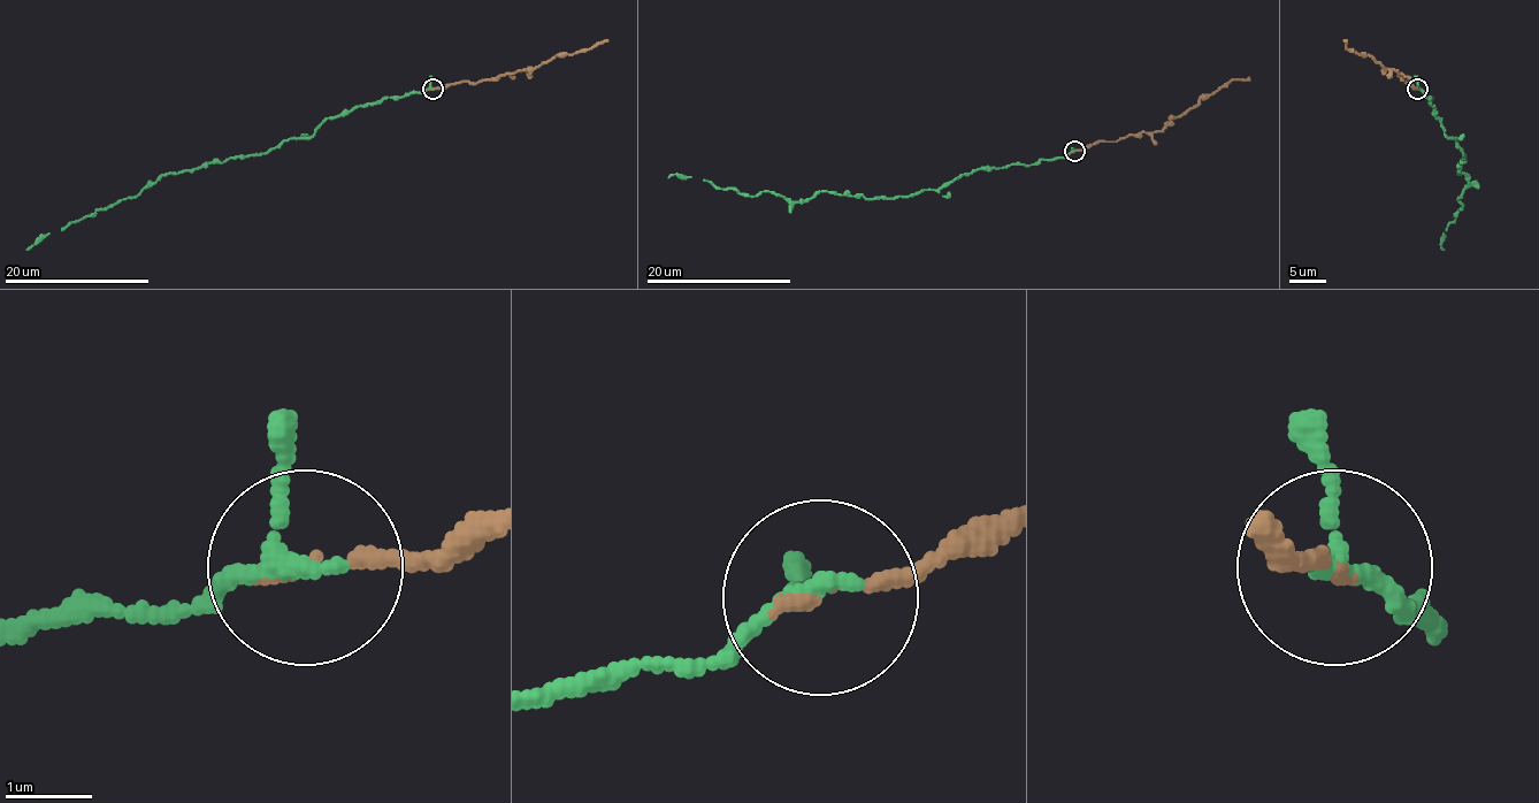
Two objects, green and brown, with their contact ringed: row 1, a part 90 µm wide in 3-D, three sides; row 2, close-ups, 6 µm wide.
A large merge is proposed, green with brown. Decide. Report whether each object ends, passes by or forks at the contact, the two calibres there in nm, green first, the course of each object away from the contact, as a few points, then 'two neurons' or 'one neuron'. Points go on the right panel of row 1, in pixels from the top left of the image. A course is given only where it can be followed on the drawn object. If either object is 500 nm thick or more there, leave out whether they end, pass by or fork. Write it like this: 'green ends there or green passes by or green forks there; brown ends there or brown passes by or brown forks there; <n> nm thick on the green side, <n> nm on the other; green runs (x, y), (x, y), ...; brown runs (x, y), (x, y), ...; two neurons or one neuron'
green passes by; brown ends there; 190 nm thick on the green side, 130 nm on the other; green runs (1417, 89), (1432, 97), (1464, 158), (1457, 171), (1468, 186), (1442, 234), (1445, 250); brown runs (1417, 89), (1370, 55), (1350, 52), (1342, 40); one neuron

